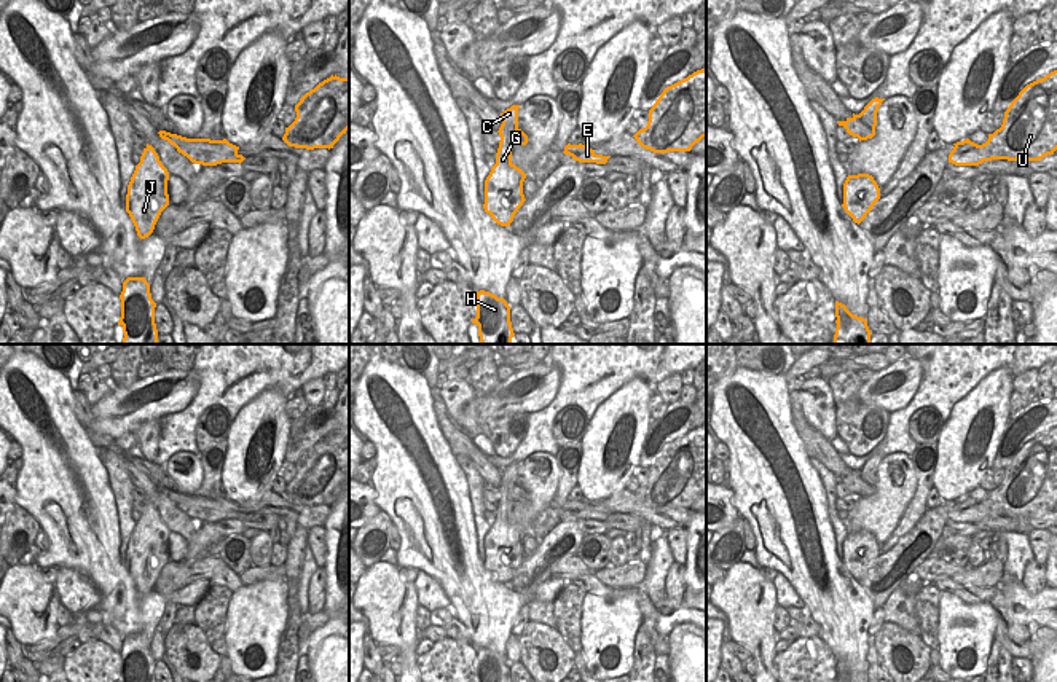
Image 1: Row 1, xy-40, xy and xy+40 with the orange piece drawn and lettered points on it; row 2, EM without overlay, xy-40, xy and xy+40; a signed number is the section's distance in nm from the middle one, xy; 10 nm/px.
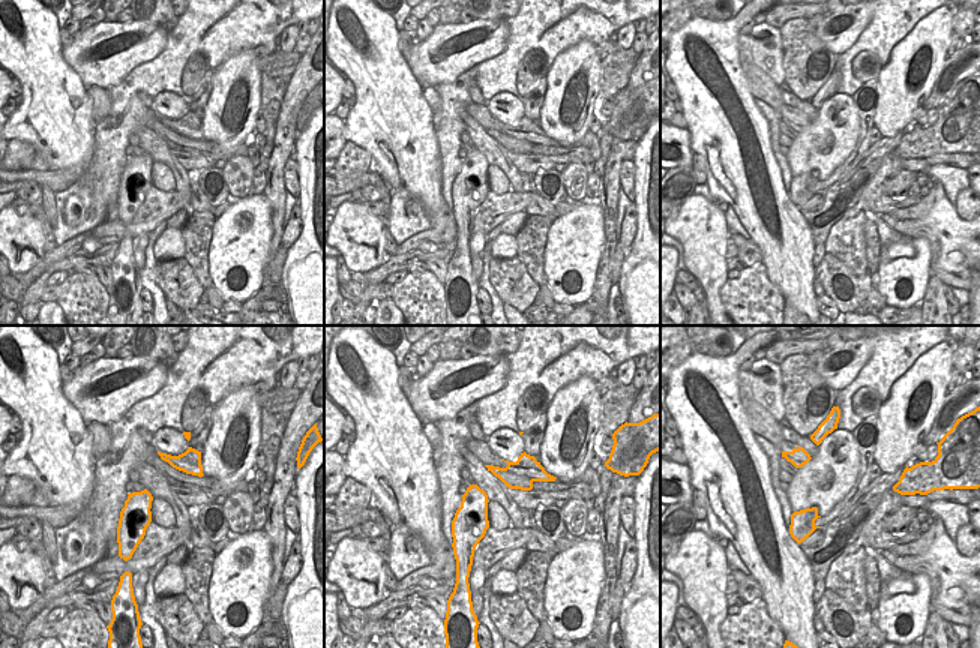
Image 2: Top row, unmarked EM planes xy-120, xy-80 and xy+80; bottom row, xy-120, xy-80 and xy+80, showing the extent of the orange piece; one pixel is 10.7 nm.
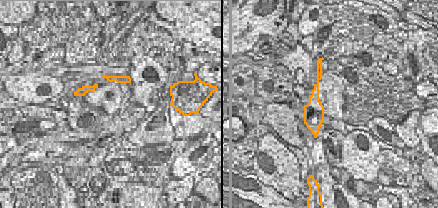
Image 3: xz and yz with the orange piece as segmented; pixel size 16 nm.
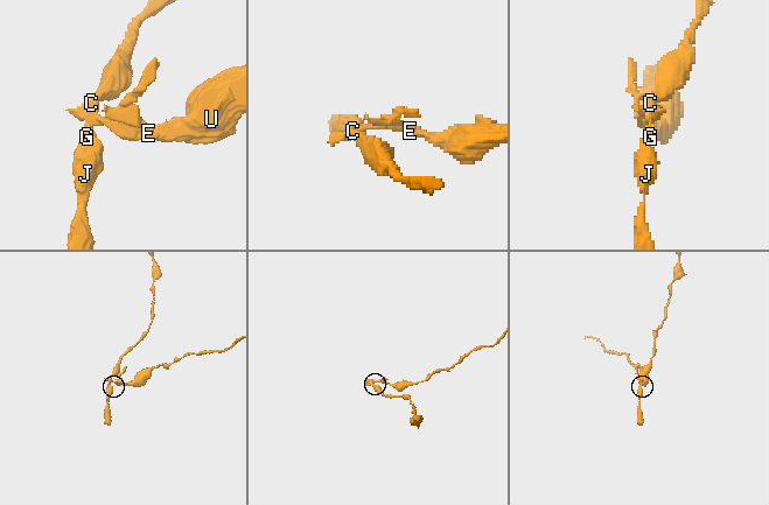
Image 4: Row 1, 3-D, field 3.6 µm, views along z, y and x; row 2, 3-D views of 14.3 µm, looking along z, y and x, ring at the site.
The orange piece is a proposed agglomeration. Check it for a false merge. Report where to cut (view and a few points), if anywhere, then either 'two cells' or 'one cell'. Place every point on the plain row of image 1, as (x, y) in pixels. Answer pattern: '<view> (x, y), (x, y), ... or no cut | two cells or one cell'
xy (517, 483), (507, 486), (507, 499), (510, 502) | two cells

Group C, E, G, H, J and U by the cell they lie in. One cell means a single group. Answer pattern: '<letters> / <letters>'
C G H J / E U

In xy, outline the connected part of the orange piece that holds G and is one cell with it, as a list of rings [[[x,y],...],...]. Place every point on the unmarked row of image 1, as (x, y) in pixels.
[[[512,462],[502,473],[499,484],[499,505],[496,510],[496,521],[491,524],[485,537],[485,561],[483,566],[501,583],[510,583],[515,570],[523,562],[523,539],[526,531],[512,519],[512,502],[507,499],[509,484],[518,484],[518,465]]]

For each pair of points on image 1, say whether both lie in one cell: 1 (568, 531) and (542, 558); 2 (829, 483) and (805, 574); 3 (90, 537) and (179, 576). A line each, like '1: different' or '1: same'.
1: same
2: different
3: different

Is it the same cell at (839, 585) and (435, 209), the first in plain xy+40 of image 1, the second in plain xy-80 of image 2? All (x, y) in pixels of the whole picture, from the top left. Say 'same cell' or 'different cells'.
same cell

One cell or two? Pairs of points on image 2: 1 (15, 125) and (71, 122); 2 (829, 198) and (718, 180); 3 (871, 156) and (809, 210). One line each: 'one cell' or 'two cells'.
1: one cell
2: two cells
3: one cell

